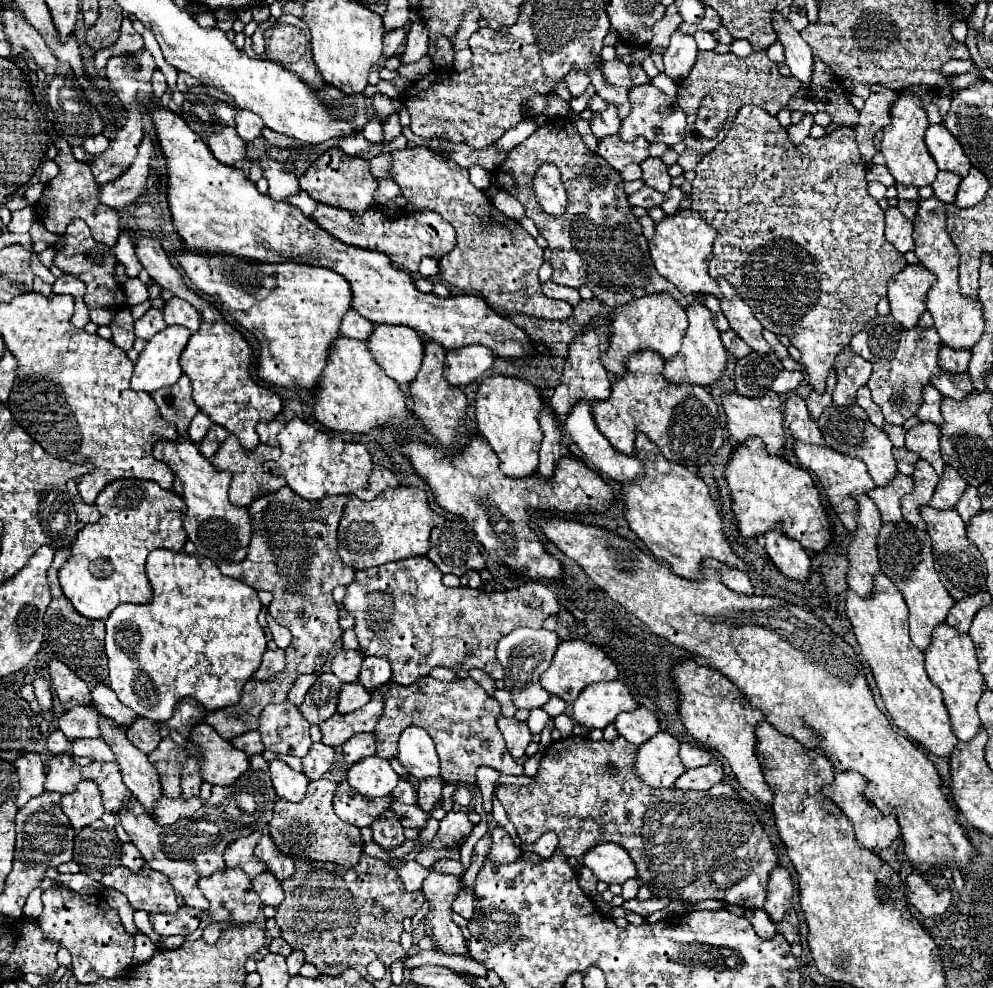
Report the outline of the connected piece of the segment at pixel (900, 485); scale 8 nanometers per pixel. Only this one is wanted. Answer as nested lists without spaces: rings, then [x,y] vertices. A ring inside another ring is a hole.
[[[896,473],[896,477],[888,485],[874,487],[872,491],[868,491],[868,497],[872,497],[872,501],[876,503],[876,507],[878,507],[880,515],[882,515],[884,523],[896,523],[896,521],[902,519],[900,499],[908,491],[912,491],[912,487],[914,487],[912,477]]]

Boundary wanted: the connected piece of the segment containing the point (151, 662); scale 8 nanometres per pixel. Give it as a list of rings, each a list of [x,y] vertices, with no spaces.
[[[152,551],[146,561],[146,575],[152,586],[152,601],[148,605],[122,603],[106,619],[106,657],[110,665],[108,681],[118,701],[136,711],[136,715],[152,719],[154,723],[168,721],[174,713],[174,705],[184,697],[196,699],[206,711],[236,705],[244,683],[252,679],[266,651],[266,635],[258,623],[262,605],[256,591],[252,591],[246,583],[232,581],[222,575],[210,559],[186,555],[184,551]]]

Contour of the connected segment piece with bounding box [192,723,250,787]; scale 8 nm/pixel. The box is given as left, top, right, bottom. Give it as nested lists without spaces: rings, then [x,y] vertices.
[[[196,725],[192,729],[192,741],[204,753],[204,761],[200,767],[204,779],[210,785],[232,785],[250,767],[248,755],[232,747],[232,743],[224,741],[210,725]]]

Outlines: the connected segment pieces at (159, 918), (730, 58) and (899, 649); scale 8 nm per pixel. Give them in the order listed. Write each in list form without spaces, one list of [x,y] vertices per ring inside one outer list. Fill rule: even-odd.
[[[180,905],[178,913],[150,915],[150,923],[162,937],[170,937],[170,935],[184,935],[186,937],[198,929],[200,915],[202,915],[200,911],[196,911],[188,905]]]
[[[700,51],[692,71],[678,83],[678,105],[688,117],[686,127],[686,149],[678,157],[678,165],[684,171],[692,171],[704,155],[708,155],[726,135],[726,129],[732,125],[736,113],[744,105],[756,105],[778,115],[778,111],[788,105],[792,93],[798,91],[802,83],[794,77],[784,77],[778,71],[778,65],[766,59],[766,51],[754,51],[748,57],[736,57],[734,53],[714,53]],[[714,138],[714,139],[713,139]]]
[[[876,573],[874,591],[868,599],[856,595],[852,589],[846,591],[846,615],[852,623],[860,651],[872,669],[892,723],[902,729],[908,739],[922,743],[930,753],[950,757],[958,739],[952,735],[940,689],[924,671],[924,655],[908,637],[908,609],[900,589],[884,573]]]

